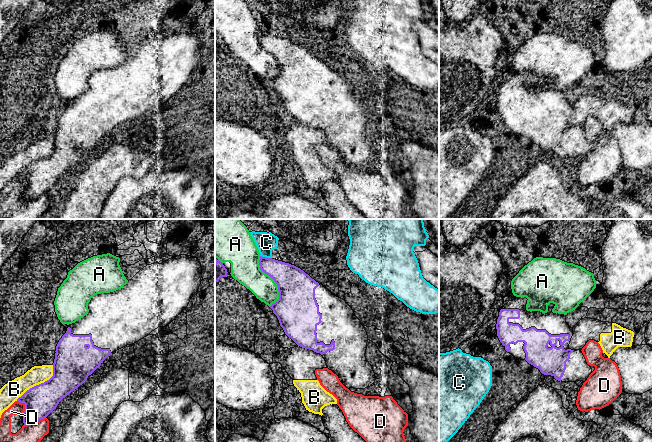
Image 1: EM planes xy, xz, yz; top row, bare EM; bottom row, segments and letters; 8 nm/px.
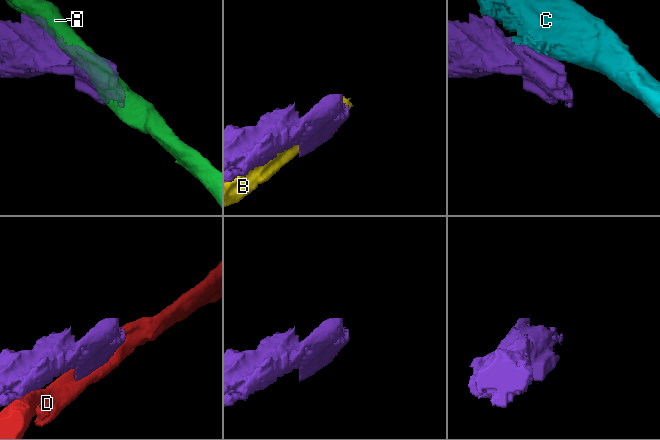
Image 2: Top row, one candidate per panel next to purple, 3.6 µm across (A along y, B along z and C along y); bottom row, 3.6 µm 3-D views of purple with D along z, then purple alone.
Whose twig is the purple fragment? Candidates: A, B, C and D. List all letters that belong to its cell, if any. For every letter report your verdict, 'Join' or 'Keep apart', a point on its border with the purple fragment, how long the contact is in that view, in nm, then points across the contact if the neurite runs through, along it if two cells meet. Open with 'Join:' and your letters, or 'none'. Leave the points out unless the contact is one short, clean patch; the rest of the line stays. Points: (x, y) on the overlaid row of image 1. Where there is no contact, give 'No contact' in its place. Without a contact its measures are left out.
Join: none
A: Keep apart. Touches purple at xz (274, 281). Shared border 420 nm
B: Keep apart. Touches purple at xy (39, 384). Shared border 420 nm
C: Keep apart. Touches purple at xz (266, 258). Shared border 100 nm
D: Keep apart. Touches purple at xy (34, 421). Shared border 190 nm

